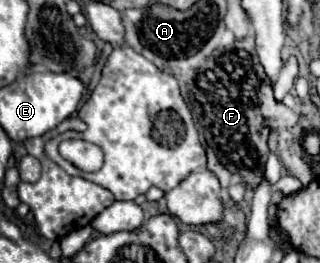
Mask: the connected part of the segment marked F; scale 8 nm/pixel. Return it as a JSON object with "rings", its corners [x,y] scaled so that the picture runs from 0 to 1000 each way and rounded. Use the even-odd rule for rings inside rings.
{"rings":[[[788,137],[756,160],[731,160],[719,190],[669,190],[606,297],[606,373],[631,403],[625,471],[638,479],[644,548],[669,570],[706,646],[756,669],[756,700],[775,722],[800,722],[800,707],[813,707],[825,677],[825,631],[844,593],[844,479],[813,426],[806,335],[819,304],[794,259],[788,205],[775,190],[794,190]]]}

